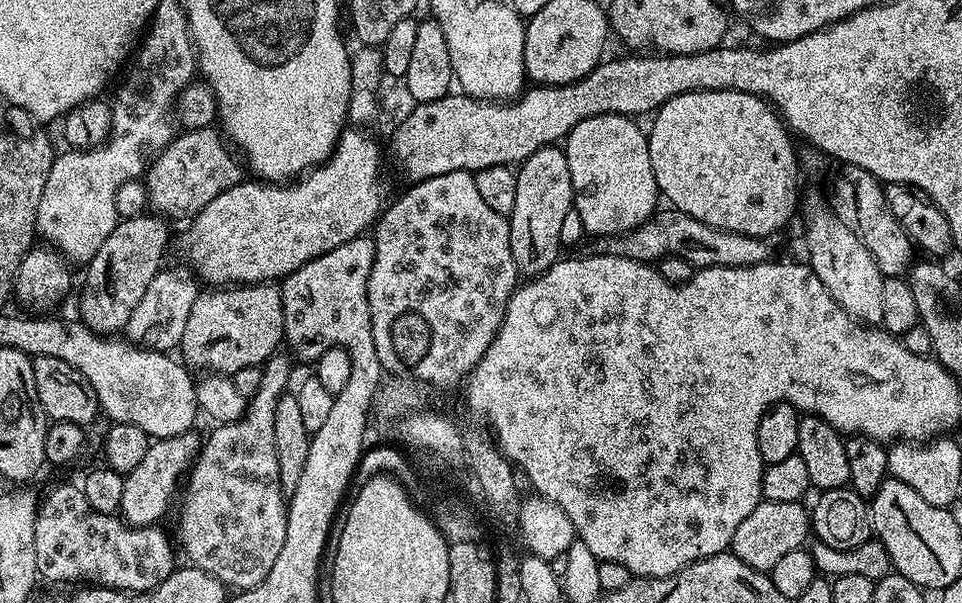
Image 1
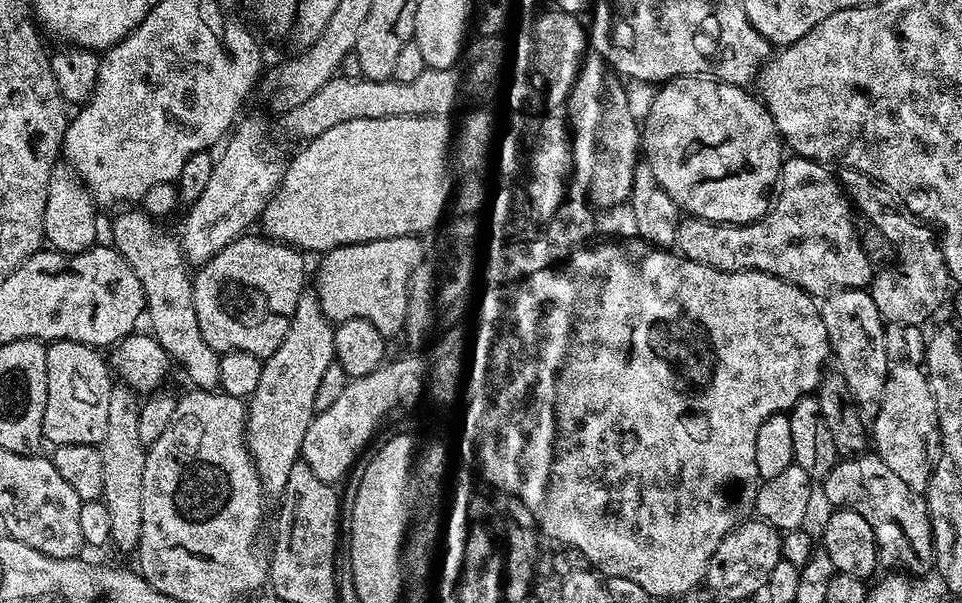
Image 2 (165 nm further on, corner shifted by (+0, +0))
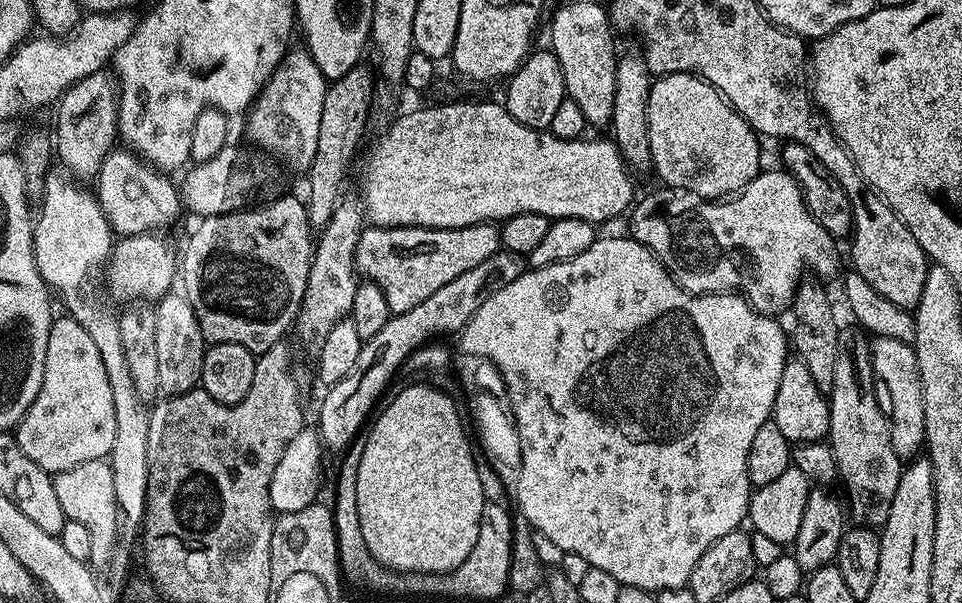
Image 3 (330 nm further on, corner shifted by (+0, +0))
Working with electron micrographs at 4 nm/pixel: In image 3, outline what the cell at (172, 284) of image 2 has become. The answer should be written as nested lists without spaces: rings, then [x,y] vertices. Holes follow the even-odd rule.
[[[123,151],[109,152],[100,167],[100,175],[95,177],[100,208],[117,237],[159,233],[159,228],[170,227],[182,213],[177,185],[171,184],[165,173],[145,164],[135,152]]]

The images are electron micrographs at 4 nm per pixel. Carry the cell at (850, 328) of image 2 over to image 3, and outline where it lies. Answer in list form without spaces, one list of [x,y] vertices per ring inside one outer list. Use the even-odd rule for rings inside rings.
[[[860,336],[854,337],[852,345],[849,348],[847,345],[846,351],[838,358],[834,386],[828,401],[832,413],[827,439],[836,459],[839,479],[842,484],[844,480],[844,488],[848,491],[846,504],[850,509],[851,523],[853,520],[856,523],[853,525],[861,529],[876,530],[886,522],[890,502],[894,502],[902,461],[894,454],[894,446],[890,442],[890,420],[882,407],[881,397],[880,400],[876,397],[877,385],[872,374],[869,341]]]

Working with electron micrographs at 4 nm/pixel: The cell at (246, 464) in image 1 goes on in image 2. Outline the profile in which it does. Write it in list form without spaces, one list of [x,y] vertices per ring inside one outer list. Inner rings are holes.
[[[306,290],[298,298],[298,306],[294,310],[294,318],[290,322],[290,330],[286,330],[286,338],[282,338],[282,346],[274,350],[274,354],[262,363],[262,378],[258,382],[258,390],[246,404],[244,422],[244,438],[248,453],[256,463],[260,475],[260,485],[269,497],[278,498],[284,493],[286,478],[290,478],[290,470],[301,459],[301,448],[306,430],[309,430],[312,419],[317,414],[314,406],[314,394],[318,394],[318,386],[322,383],[322,374],[336,359],[334,350],[334,328],[322,314],[322,306],[318,302],[315,291]]]

